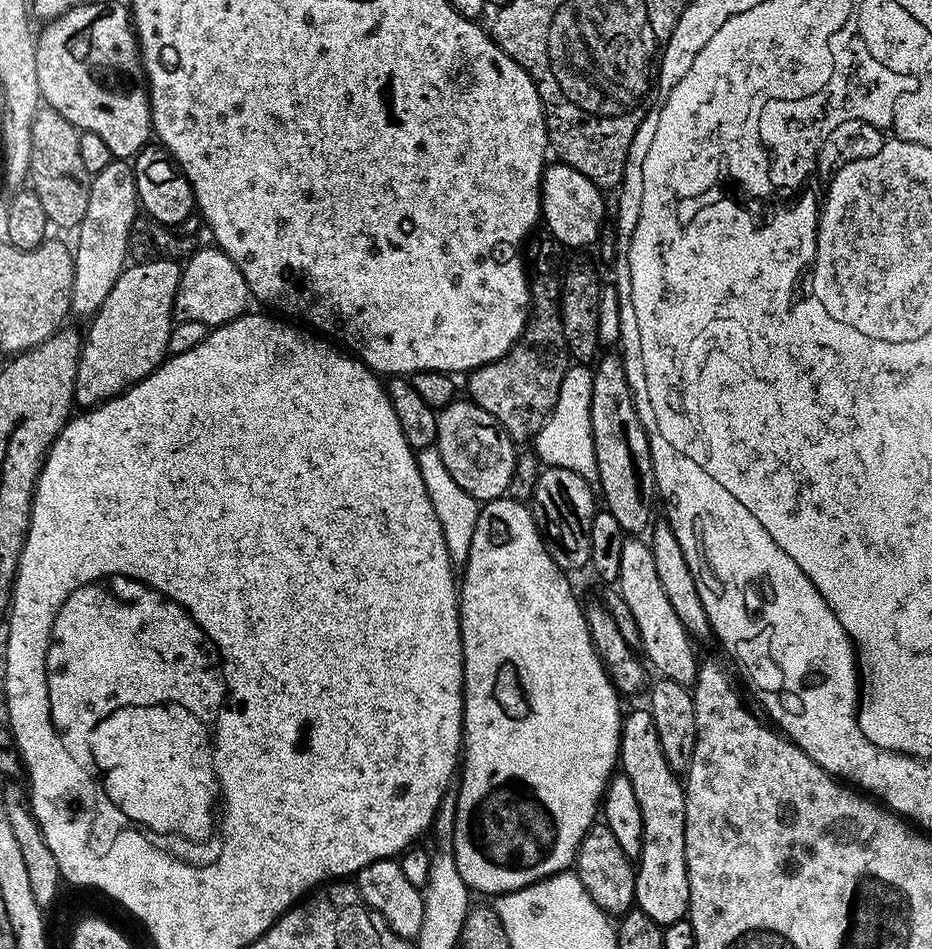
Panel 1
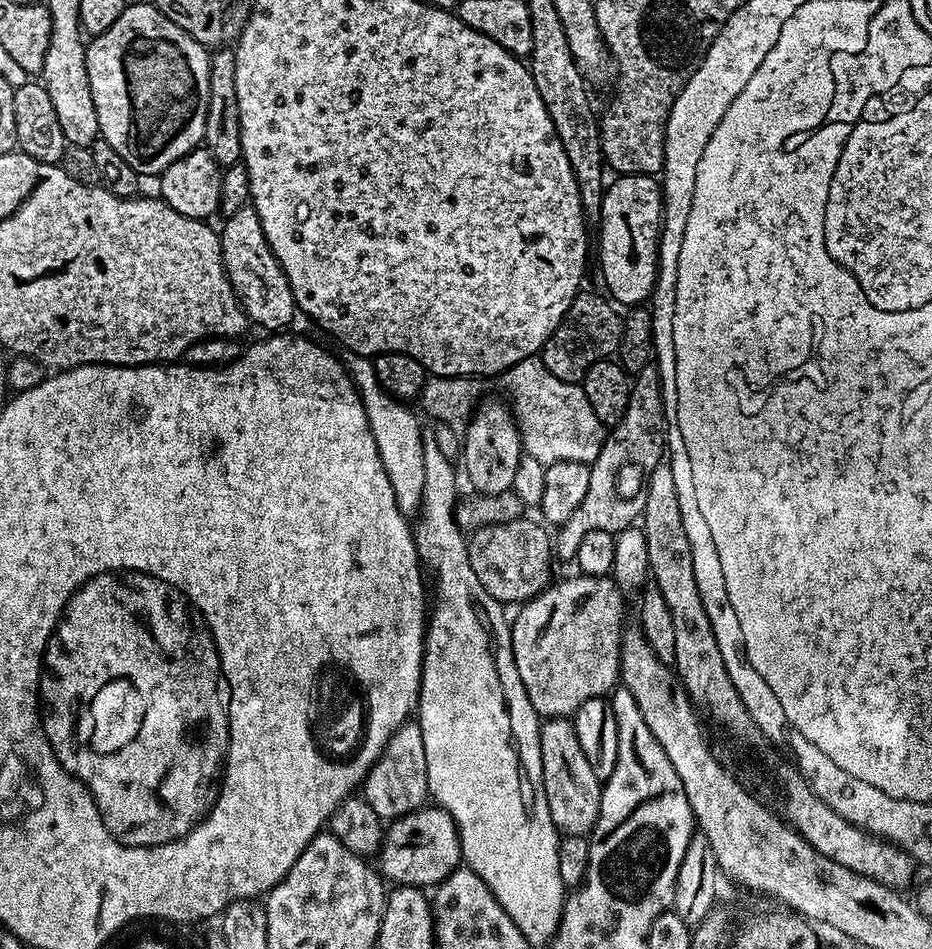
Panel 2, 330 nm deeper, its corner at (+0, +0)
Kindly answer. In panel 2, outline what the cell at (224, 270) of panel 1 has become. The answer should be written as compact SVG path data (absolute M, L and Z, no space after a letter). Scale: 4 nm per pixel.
M249 206L242 210L234 210L223 221L224 228L219 229L220 249L224 259L224 269L232 283L232 289L244 312L253 325L261 324L264 330L284 330L295 316L298 316L296 299L290 290L290 282L270 246L266 242L266 234L262 230L262 222L255 208Z

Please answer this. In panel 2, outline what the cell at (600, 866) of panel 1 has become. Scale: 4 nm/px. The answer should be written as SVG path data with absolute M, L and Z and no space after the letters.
M563 716L545 719L540 725L540 749L546 802L550 806L550 818L557 833L564 836L588 836L598 818L602 781L595 776L582 750L573 721Z

